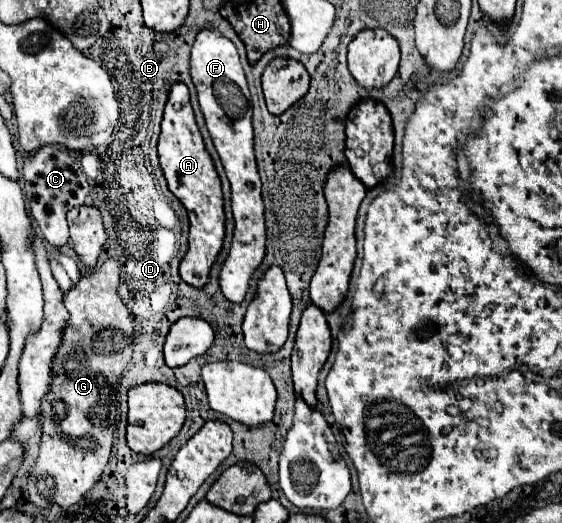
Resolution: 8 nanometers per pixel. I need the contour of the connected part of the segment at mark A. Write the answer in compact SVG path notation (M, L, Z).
M174 84L168 94L162 132L158 138L158 156L170 192L186 206L190 218L190 246L184 260L180 262L180 276L186 284L194 288L204 288L210 276L210 268L224 244L226 218L220 178L208 150L204 148L204 140L190 106L188 88L184 84Z

